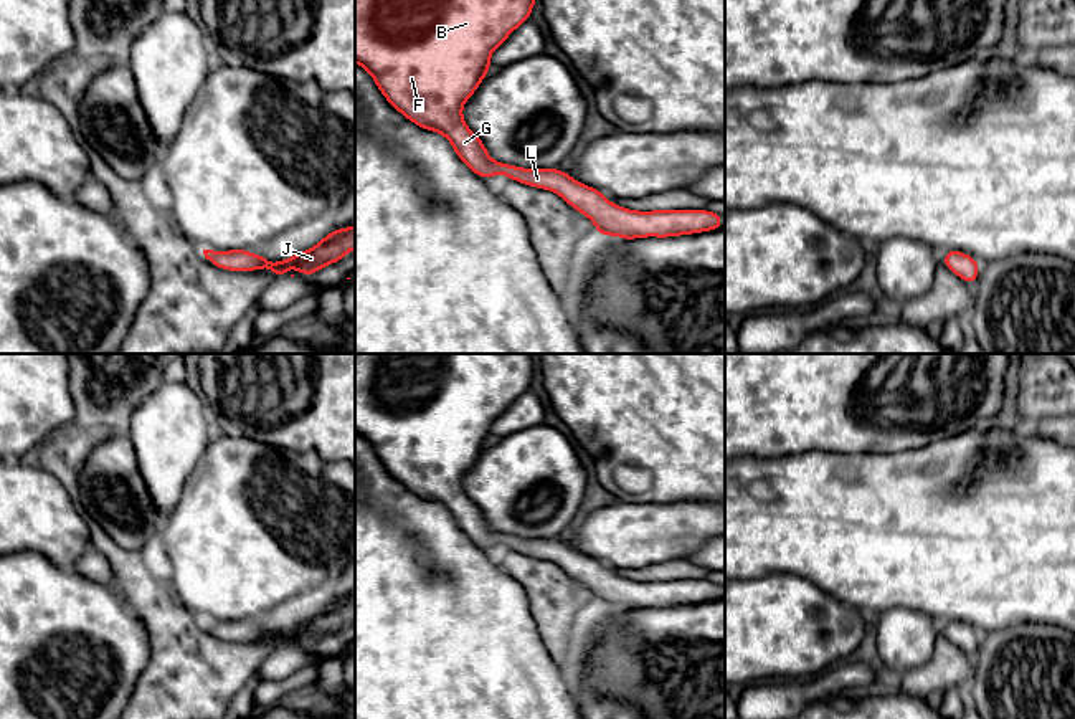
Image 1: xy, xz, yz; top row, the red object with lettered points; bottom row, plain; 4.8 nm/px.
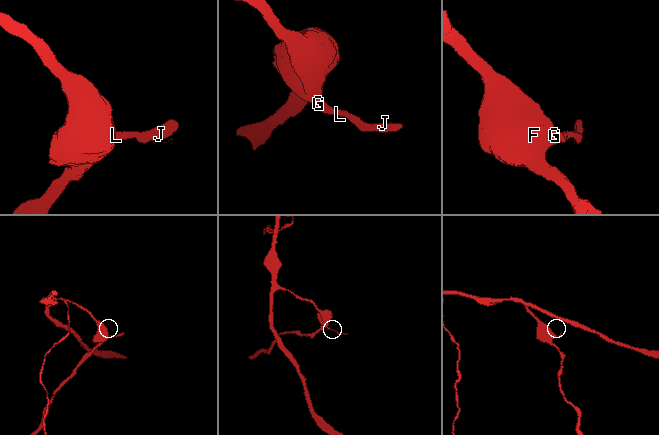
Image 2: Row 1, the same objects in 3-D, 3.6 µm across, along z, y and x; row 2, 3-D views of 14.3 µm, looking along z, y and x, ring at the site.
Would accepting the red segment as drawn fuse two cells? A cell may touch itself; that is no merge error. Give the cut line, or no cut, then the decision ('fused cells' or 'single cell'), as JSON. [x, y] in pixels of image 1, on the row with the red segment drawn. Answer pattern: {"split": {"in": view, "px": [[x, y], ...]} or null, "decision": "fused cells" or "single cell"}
{"split": null, "decision": "single cell"}

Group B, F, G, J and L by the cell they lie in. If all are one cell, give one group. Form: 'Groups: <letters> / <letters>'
Groups: B F G J L

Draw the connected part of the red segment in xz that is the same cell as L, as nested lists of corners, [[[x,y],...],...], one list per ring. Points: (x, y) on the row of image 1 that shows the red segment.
[[[355,0],[355,63],[367,69],[386,101],[408,121],[444,136],[457,157],[479,177],[507,175],[509,180],[552,190],[570,207],[588,217],[598,235],[616,235],[623,240],[667,238],[692,233],[703,233],[723,228],[722,215],[710,210],[652,210],[639,212],[618,207],[604,193],[588,187],[556,169],[523,169],[494,160],[484,142],[467,127],[462,117],[464,102],[476,93],[485,74],[490,71],[490,55],[523,21],[530,20],[535,0]]]

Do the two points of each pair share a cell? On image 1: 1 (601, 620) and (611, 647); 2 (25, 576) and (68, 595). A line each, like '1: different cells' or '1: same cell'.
1: different cells
2: same cell

